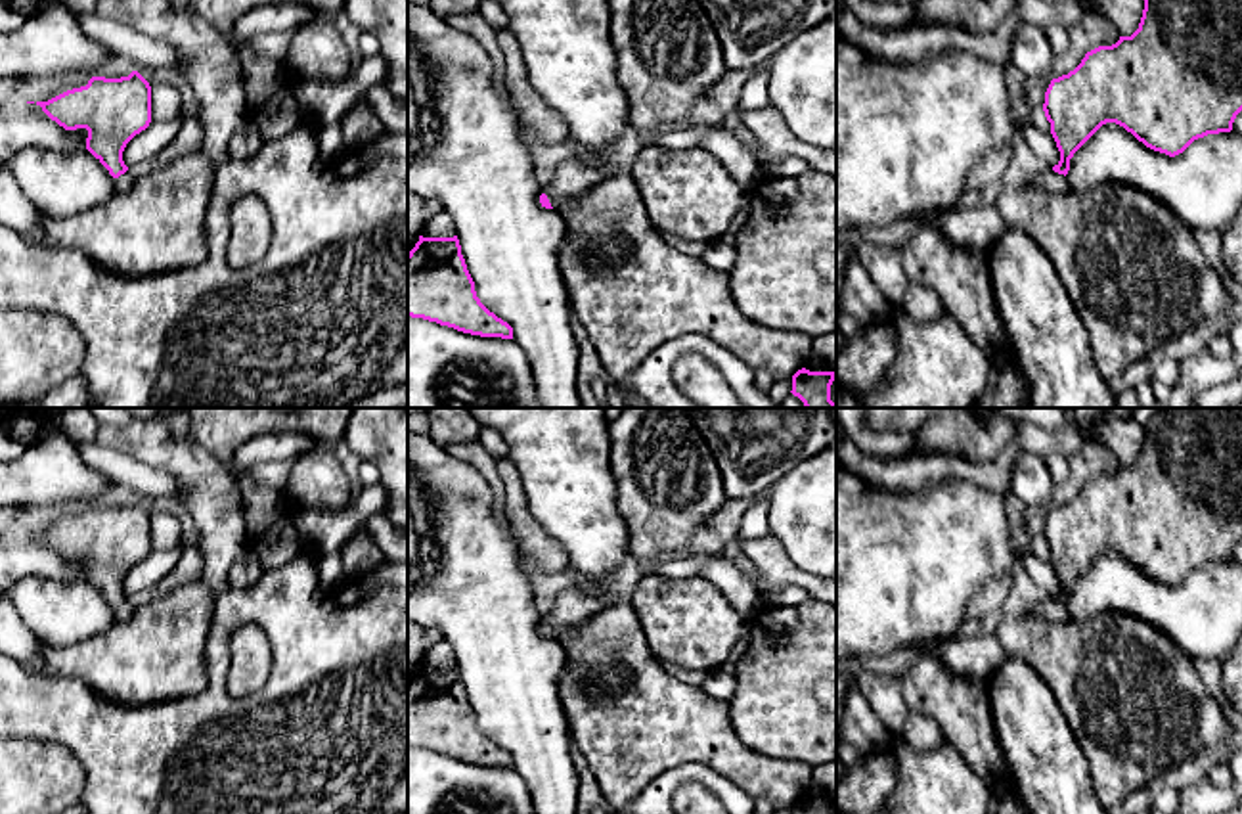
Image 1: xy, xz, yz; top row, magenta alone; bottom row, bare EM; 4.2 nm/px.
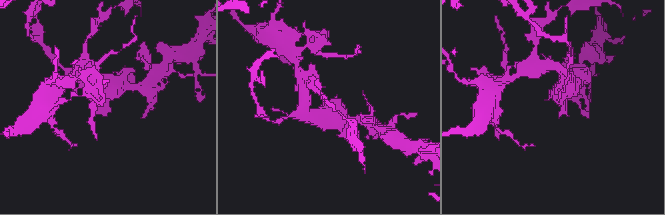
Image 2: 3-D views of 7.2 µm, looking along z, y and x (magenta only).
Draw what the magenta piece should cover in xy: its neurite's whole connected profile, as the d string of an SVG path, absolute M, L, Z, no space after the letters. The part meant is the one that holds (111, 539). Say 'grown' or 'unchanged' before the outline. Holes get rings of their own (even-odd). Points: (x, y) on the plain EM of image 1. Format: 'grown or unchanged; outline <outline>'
grown; outline M138 500L121 508L92 506L86 515L36 534L65 559L88 559L86 578L115 607L117 622L134 617L138 603L128 599L122 580L151 552L151 515Z

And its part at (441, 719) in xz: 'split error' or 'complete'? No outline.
complete

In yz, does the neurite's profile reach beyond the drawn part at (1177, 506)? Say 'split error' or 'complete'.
split error

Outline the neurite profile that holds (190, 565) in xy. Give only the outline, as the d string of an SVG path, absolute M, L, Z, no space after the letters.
M186 540L178 563L170 573L157 582L151 590L142 592L140 596L130 596L134 603L147 603L157 596L163 596L182 584L203 580L203 552L195 540Z

